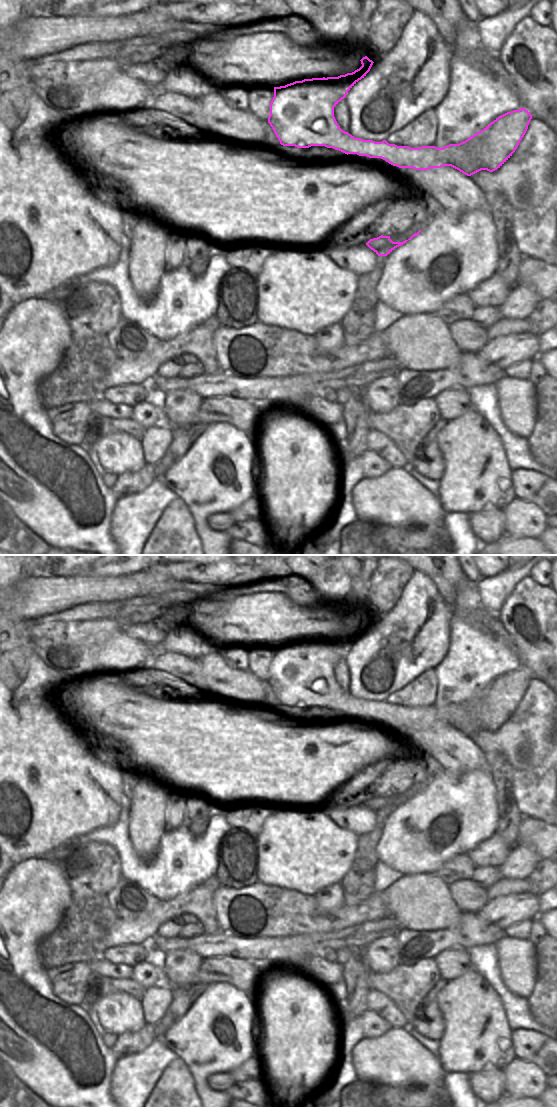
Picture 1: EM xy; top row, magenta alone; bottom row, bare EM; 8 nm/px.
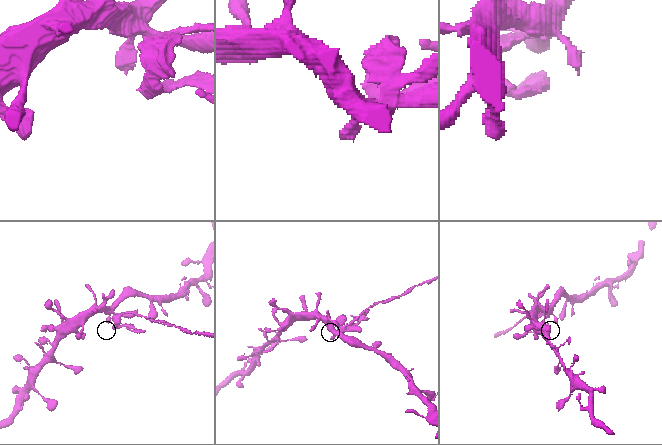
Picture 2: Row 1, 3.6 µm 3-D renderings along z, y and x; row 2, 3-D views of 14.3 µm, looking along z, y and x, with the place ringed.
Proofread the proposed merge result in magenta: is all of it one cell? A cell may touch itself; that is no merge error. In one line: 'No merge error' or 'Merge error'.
Merge error.

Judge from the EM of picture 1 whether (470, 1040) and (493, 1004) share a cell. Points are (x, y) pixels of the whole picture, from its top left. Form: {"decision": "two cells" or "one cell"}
{"decision": "one cell"}

